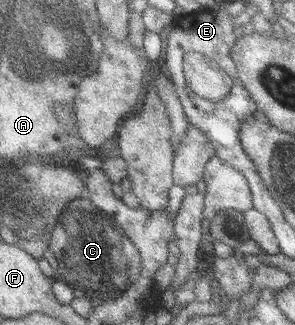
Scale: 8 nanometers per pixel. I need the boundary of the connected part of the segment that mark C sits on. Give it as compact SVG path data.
M85 196L71 200L57 216L54 227L48 244L48 250L53 253L58 263L54 278L71 287L75 294L87 299L95 299L95 303L106 302L117 298L138 278L141 265L138 251L113 224L109 215L97 209Z

